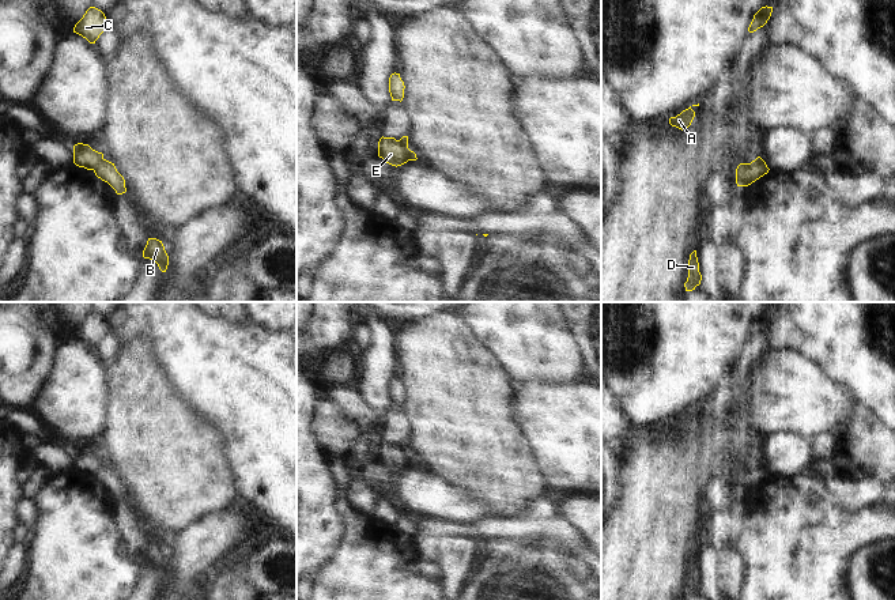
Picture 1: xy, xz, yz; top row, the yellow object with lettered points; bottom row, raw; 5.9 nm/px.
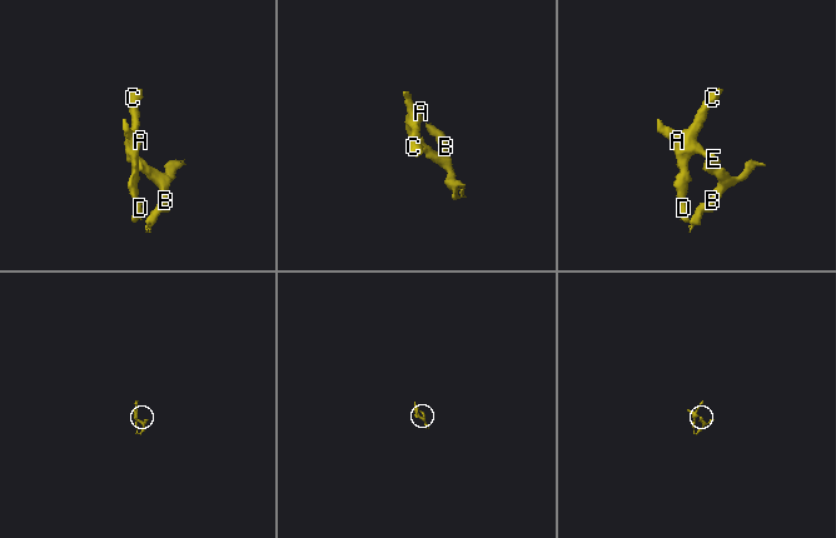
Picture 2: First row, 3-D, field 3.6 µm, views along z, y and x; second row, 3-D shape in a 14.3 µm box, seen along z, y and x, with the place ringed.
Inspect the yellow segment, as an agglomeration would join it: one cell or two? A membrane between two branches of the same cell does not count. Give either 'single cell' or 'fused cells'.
fused cells

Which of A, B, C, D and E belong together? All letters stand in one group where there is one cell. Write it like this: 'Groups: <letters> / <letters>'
Groups: A C D E / B.

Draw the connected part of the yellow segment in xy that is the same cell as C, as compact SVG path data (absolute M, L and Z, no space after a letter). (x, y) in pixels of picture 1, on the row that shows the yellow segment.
M90 7L83 18L75 24L73 33L86 38L90 44L95 44L109 26L110 23L105 14L95 7Z

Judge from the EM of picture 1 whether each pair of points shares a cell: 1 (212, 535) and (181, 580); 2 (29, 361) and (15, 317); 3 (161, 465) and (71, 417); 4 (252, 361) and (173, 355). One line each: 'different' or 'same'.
1: same
2: same
3: different
4: same

